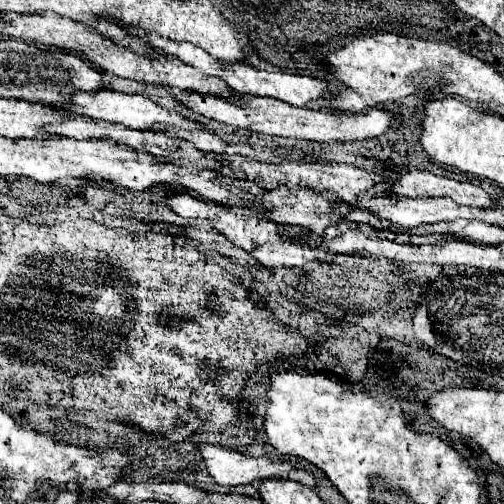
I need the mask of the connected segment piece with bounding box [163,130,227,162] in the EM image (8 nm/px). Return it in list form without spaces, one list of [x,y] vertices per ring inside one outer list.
[[[163,130],[163,134],[171,136],[171,138],[183,138],[195,144],[197,150],[205,152],[205,154],[215,154],[217,160],[227,160],[227,142],[211,132],[201,132],[201,134],[189,134],[189,130]]]

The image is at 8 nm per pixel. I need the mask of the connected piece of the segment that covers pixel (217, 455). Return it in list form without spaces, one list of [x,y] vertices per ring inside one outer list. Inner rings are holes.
[[[201,444],[199,456],[209,472],[209,476],[221,486],[239,486],[261,482],[265,478],[277,478],[293,470],[287,462],[271,462],[267,458],[253,458],[245,456],[235,450],[227,450],[213,444]]]

